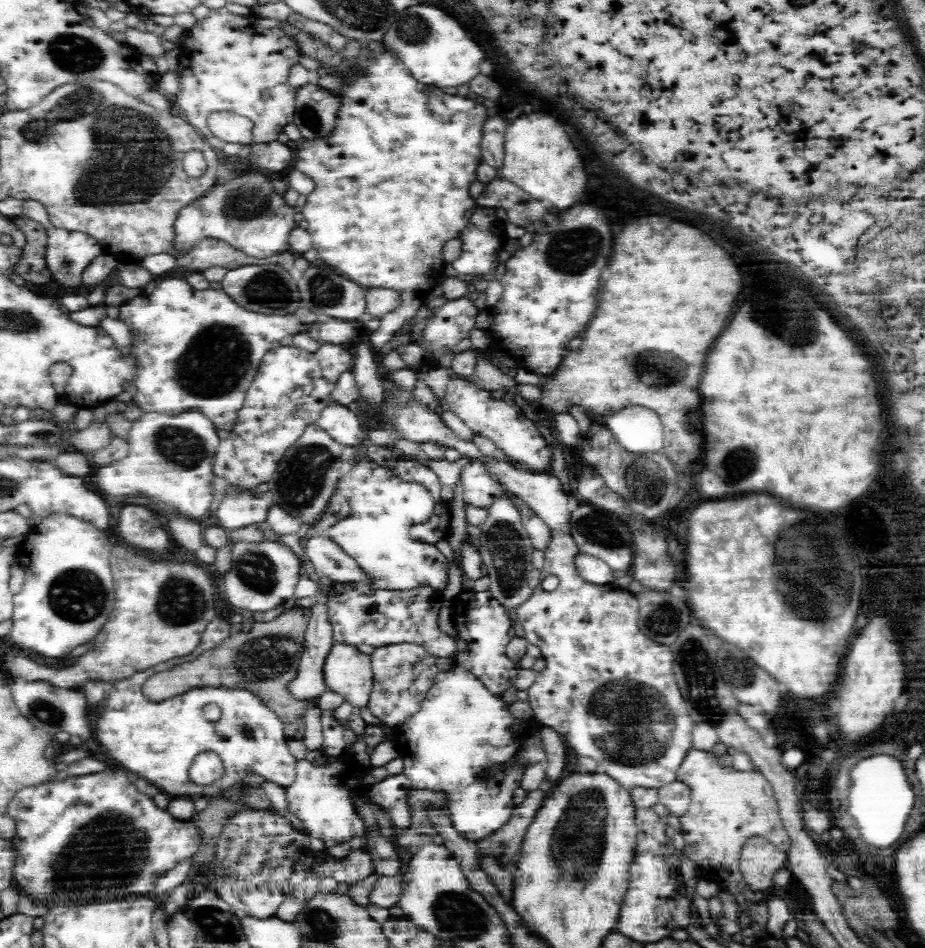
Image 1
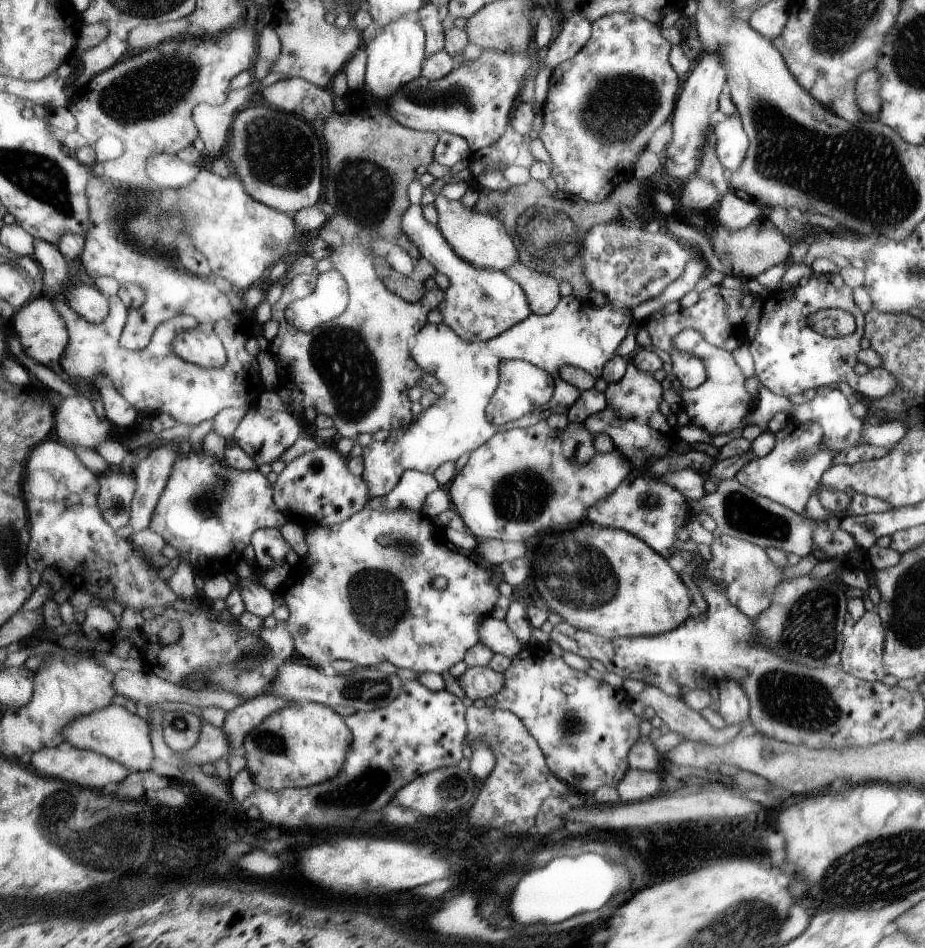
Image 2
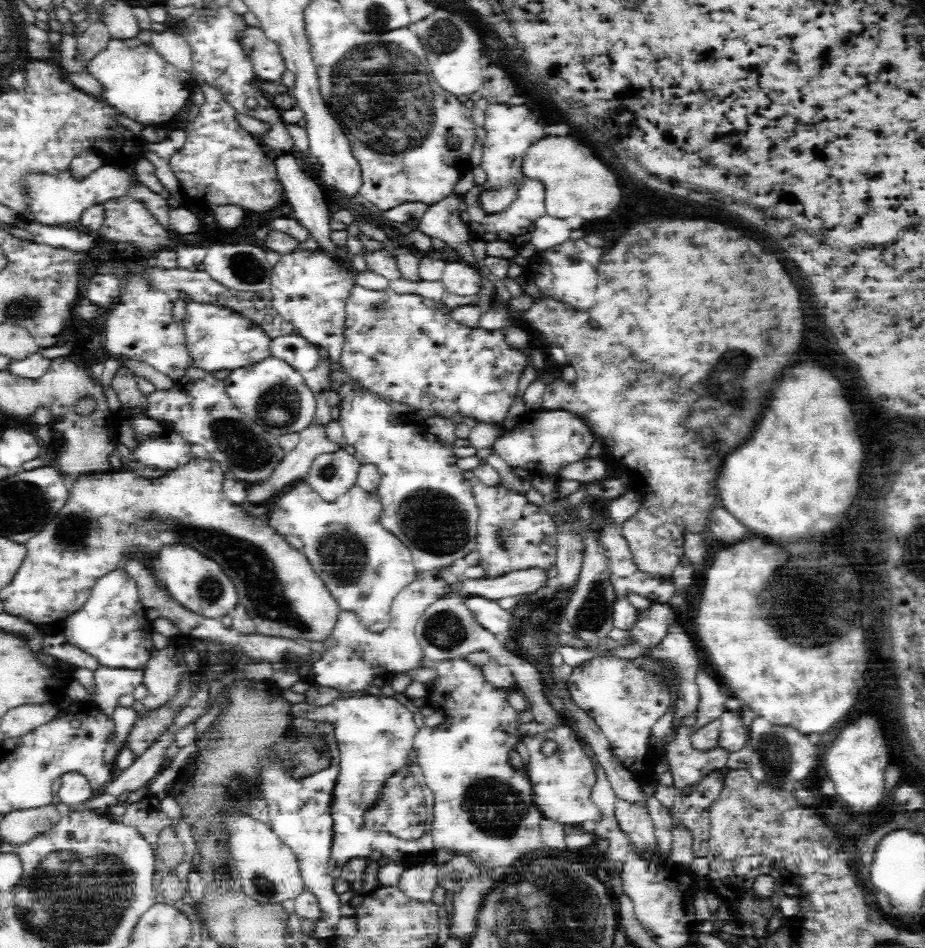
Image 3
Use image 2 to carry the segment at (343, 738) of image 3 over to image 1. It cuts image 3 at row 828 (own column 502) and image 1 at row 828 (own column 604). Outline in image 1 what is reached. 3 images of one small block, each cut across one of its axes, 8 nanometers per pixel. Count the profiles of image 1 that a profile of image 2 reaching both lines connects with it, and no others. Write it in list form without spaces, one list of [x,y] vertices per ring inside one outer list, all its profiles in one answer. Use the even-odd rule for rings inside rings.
[[[352,752],[342,754],[336,764],[326,764],[326,766],[314,766],[308,760],[300,760],[296,766],[296,780],[292,782],[290,788],[286,788],[286,804],[288,812],[296,816],[296,820],[302,822],[304,832],[312,838],[320,838],[326,848],[348,842],[352,836],[366,836],[370,834],[370,826],[366,824],[366,818],[358,814],[354,806],[352,794],[368,794],[370,786],[362,784],[364,768],[354,760]],[[332,766],[340,766],[338,774],[332,776]]]

